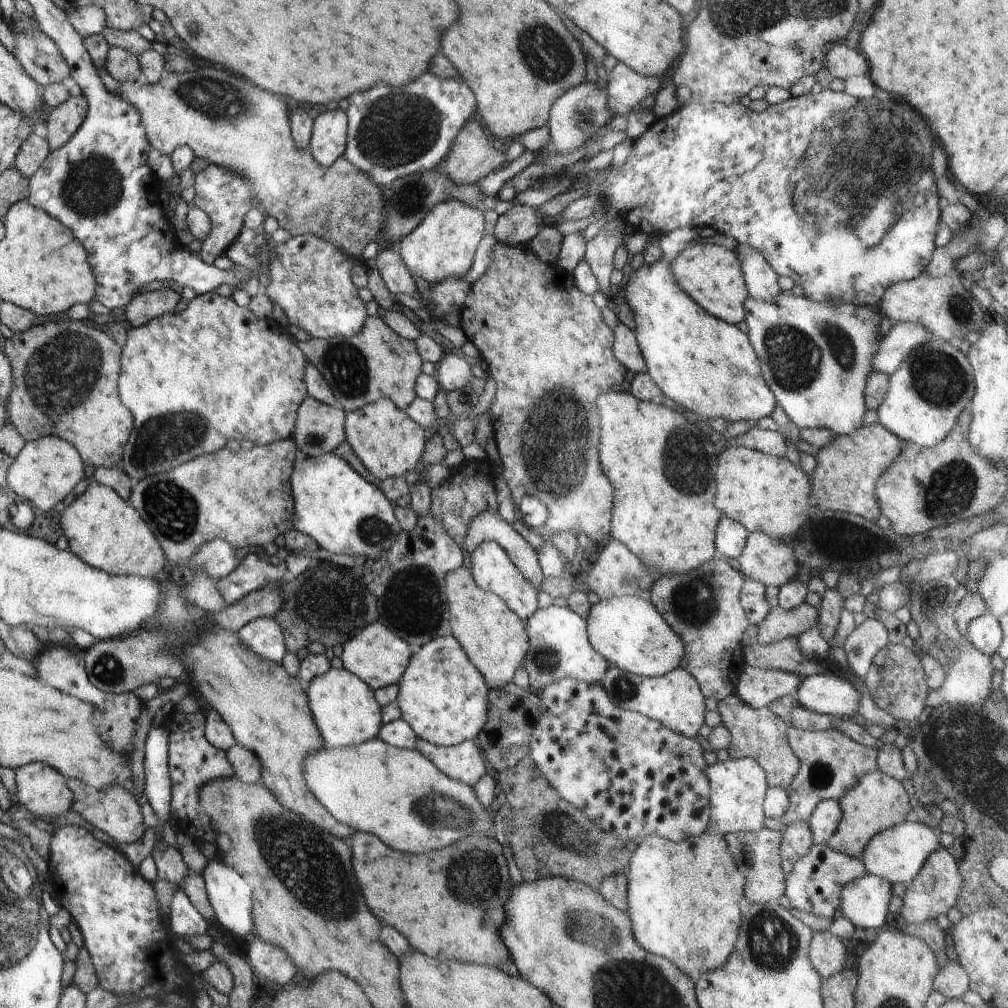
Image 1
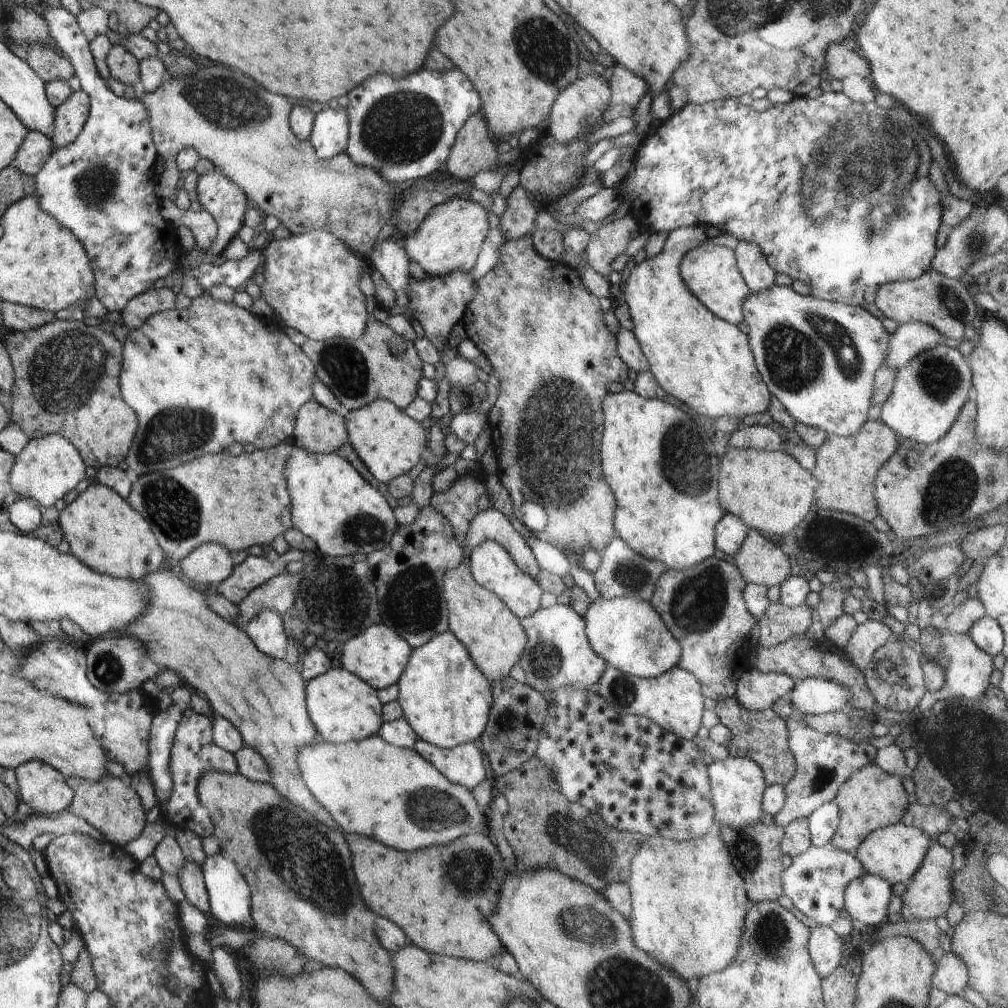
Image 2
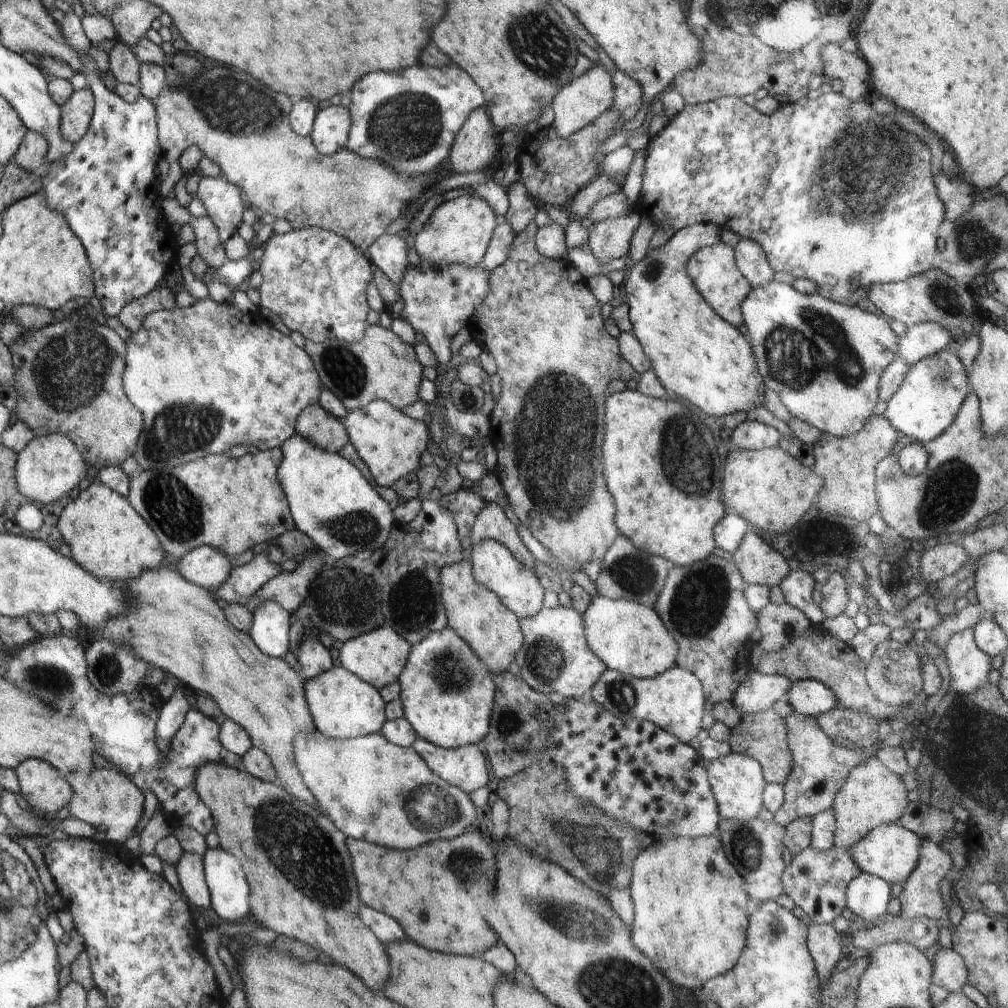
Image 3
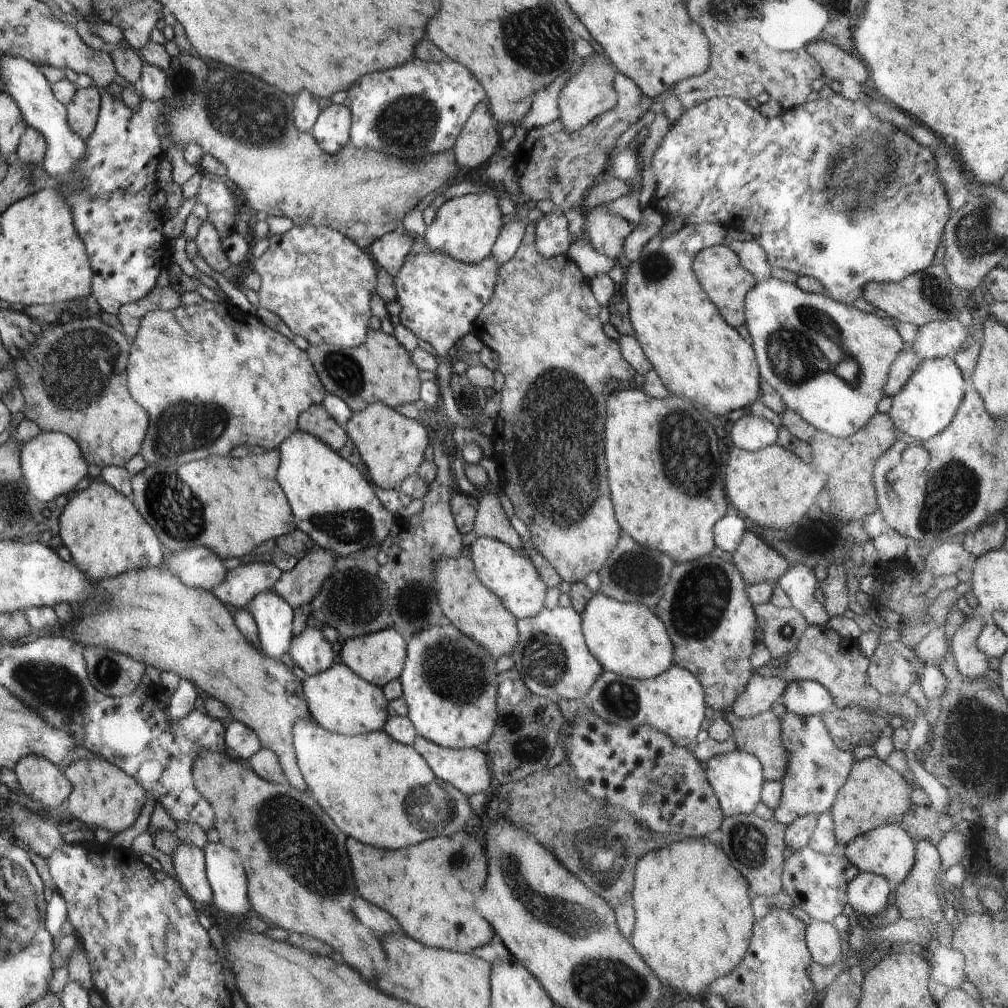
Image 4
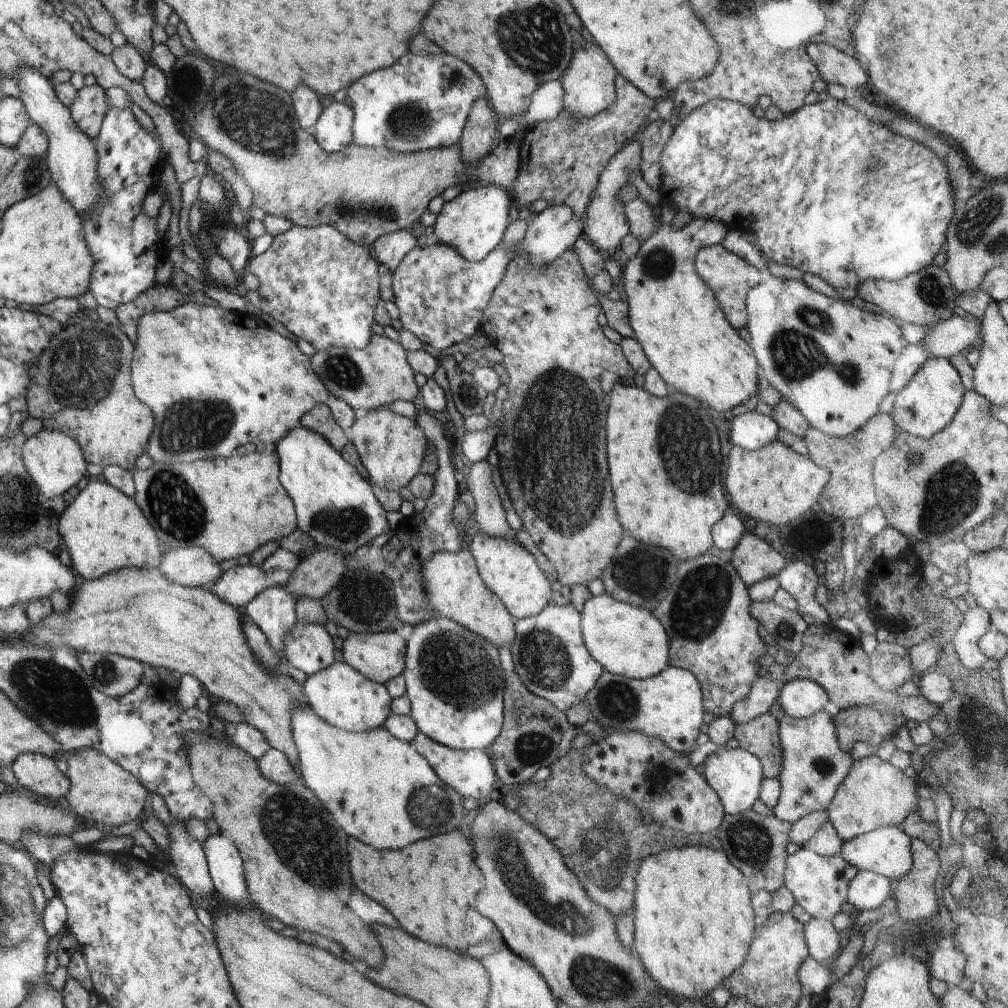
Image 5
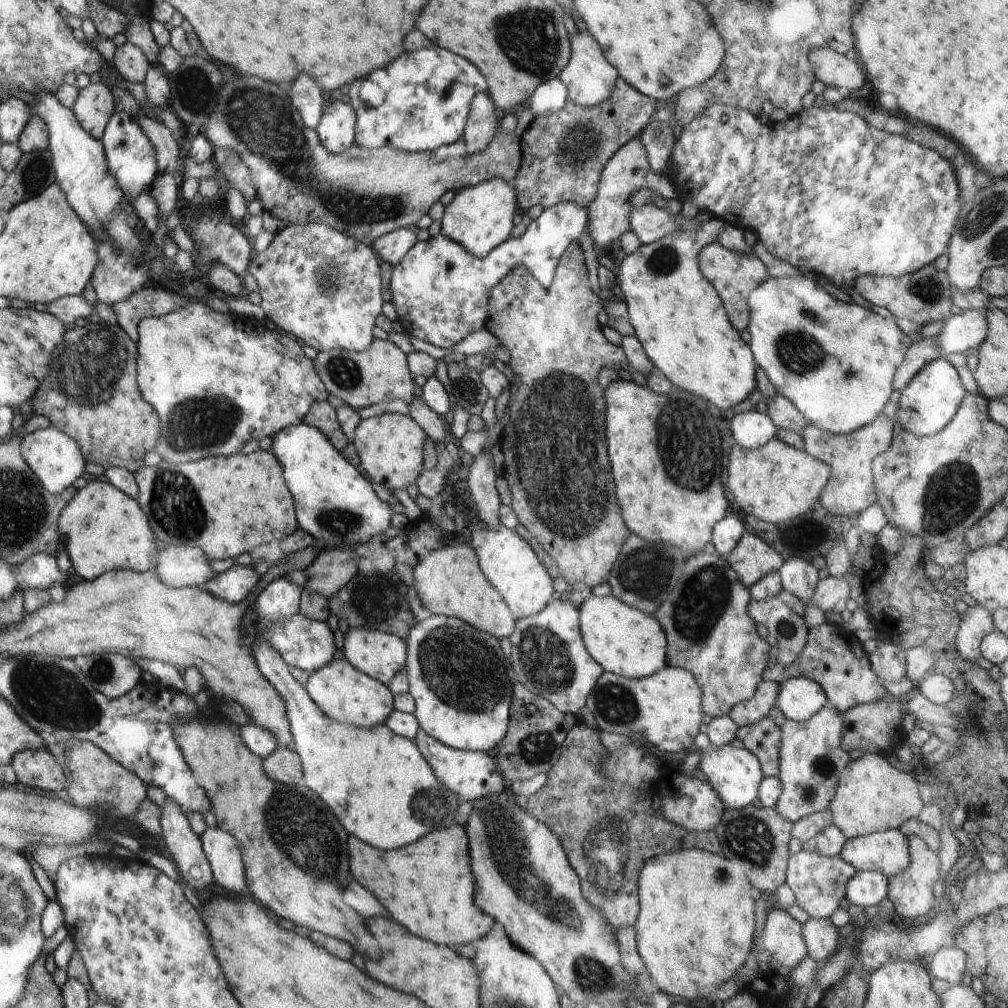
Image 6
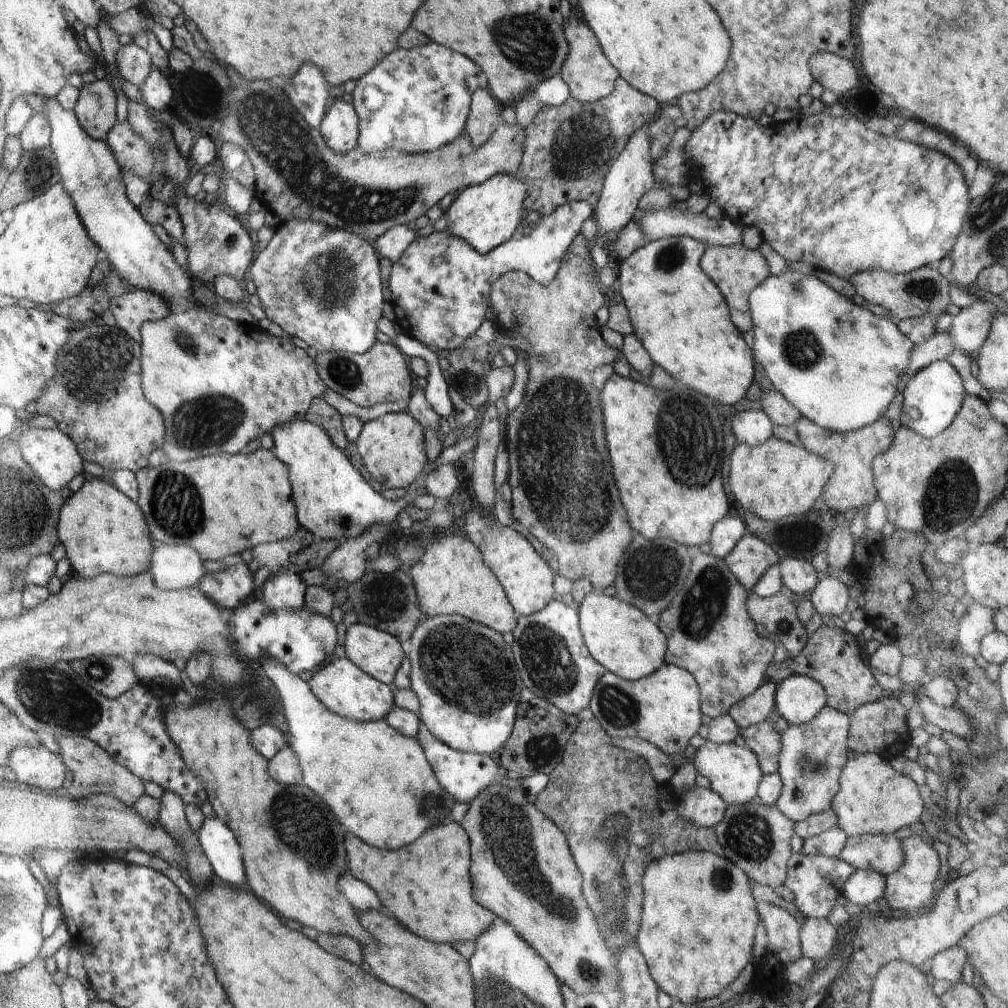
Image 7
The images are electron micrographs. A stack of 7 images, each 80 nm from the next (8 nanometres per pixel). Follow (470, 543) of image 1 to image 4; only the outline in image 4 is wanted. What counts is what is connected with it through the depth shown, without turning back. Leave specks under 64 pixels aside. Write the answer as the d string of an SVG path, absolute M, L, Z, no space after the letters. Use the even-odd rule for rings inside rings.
M484 491L478 496L479 508L475 516L472 537L490 537L508 544L523 554L520 535L514 530L509 517L494 491Z

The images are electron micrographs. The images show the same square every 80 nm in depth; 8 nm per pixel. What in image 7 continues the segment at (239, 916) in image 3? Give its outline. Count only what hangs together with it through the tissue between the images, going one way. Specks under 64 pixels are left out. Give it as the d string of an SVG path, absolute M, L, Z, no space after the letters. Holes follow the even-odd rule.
M205 818L196 836L212 865L214 876L234 887L246 882L240 848L230 828L216 818Z

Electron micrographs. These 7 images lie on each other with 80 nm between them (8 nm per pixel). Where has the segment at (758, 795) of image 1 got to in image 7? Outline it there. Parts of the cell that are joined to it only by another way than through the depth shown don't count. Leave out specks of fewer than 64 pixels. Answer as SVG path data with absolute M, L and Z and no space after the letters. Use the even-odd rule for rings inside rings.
M706 741L694 752L693 764L697 772L710 780L711 789L718 793L730 805L743 805L754 801L757 788L762 778L757 756L748 746L742 747L732 741L731 743L716 744Z

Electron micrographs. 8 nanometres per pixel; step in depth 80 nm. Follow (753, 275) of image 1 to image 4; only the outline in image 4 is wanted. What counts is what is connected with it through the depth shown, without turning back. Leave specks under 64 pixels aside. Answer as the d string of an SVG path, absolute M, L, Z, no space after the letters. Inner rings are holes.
M756 240L729 242L729 247L739 256L742 266L754 275L757 282L763 281L771 276L771 264L768 264L768 259L764 249Z

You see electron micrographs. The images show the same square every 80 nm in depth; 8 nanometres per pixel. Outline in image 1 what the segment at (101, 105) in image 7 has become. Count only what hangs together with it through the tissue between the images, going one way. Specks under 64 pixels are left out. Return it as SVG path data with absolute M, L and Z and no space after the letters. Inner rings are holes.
M72 95L48 112L46 140L52 151L64 146L84 122L86 112L90 110L90 104L86 99L84 95Z

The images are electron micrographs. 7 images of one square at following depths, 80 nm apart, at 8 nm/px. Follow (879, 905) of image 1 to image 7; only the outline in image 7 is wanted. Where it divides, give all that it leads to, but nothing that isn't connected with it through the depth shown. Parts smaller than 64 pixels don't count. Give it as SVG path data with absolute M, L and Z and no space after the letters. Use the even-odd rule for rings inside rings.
M856 869L845 882L844 896L854 904L867 905L885 891L885 876L872 869Z

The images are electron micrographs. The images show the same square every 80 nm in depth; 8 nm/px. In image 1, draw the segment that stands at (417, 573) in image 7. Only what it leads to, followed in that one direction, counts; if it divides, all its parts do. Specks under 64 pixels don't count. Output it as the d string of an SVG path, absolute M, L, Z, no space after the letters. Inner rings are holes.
M462 566L446 573L445 595L449 604L451 634L464 649L468 660L480 671L489 689L506 686L512 681L514 672L523 666L524 657L529 651L529 638L525 622L497 595L481 589L468 567Z

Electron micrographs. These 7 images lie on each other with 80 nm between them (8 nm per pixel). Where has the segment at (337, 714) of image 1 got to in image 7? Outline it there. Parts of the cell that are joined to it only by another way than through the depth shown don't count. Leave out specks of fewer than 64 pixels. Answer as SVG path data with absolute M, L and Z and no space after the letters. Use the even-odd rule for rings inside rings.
M334 657L324 668L312 674L309 684L318 700L332 712L357 721L376 721L385 718L395 705L392 688L365 673L348 657Z

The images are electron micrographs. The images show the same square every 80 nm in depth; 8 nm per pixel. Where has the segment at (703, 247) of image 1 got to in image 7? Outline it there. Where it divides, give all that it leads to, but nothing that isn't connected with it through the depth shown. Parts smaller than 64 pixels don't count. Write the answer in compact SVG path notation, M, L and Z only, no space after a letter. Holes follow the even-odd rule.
M738 243L729 247L715 246L707 248L699 261L702 270L724 295L726 304L730 308L732 322L738 326L742 333L752 330L753 322L749 305L750 293L771 275L768 263L762 253L758 249L749 249L745 244Z

